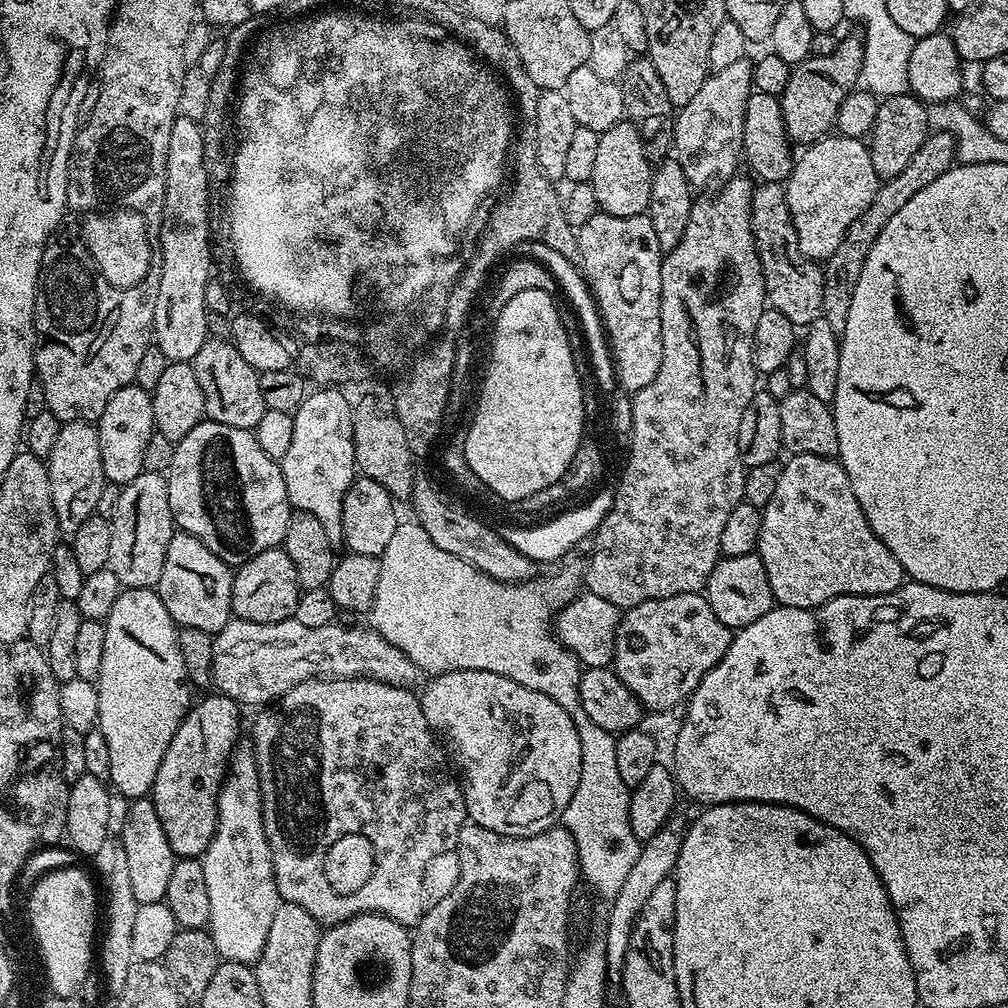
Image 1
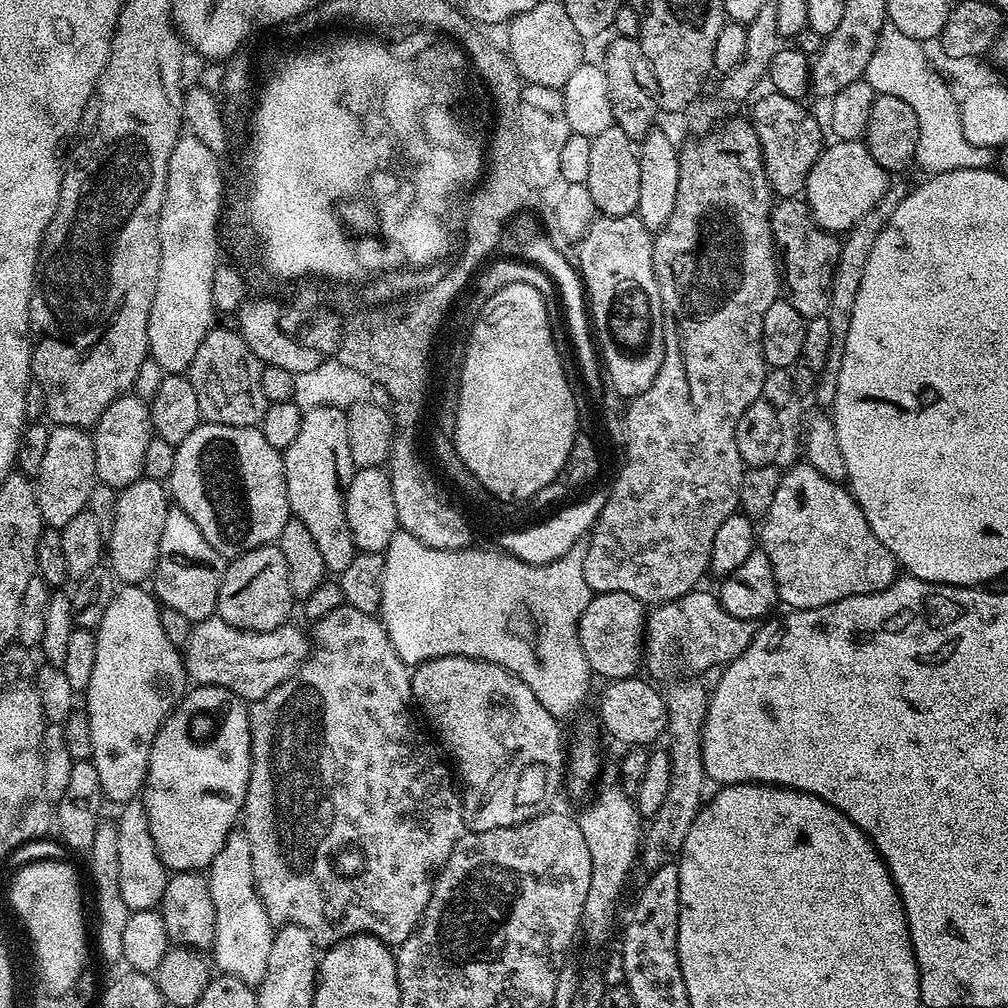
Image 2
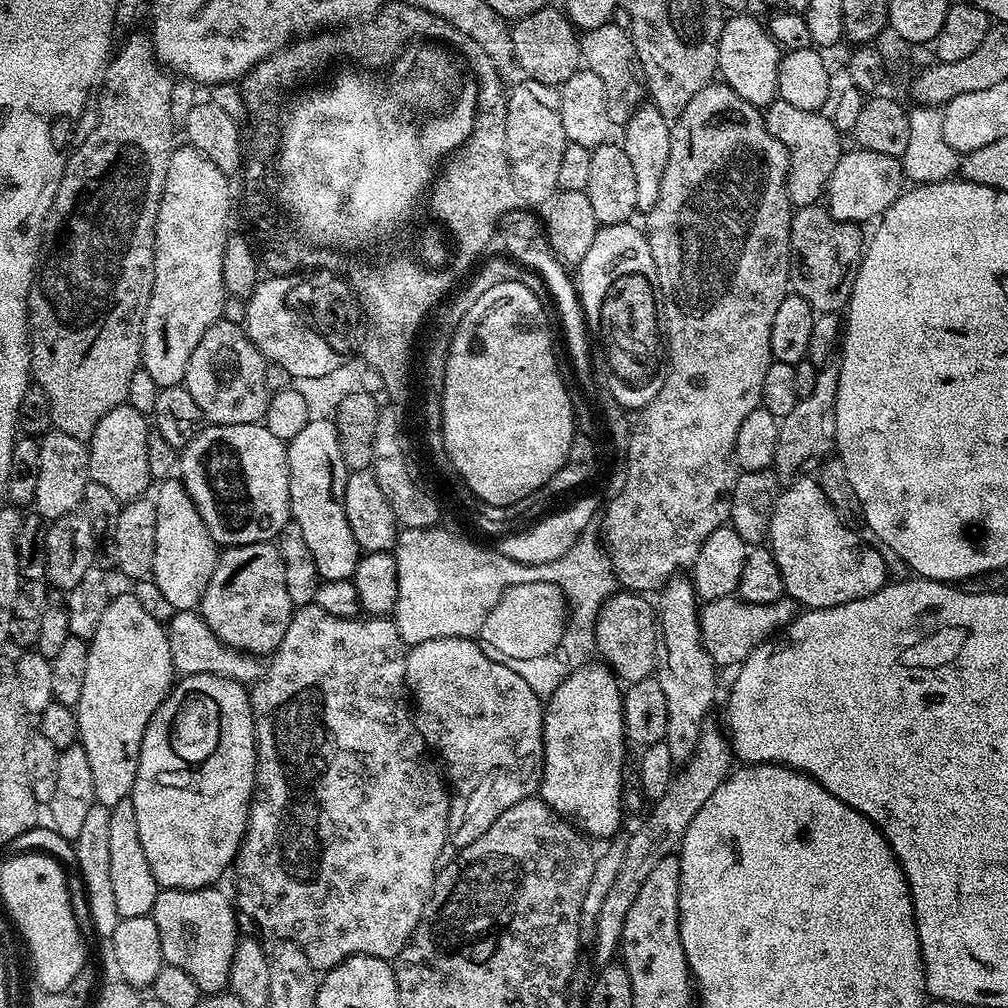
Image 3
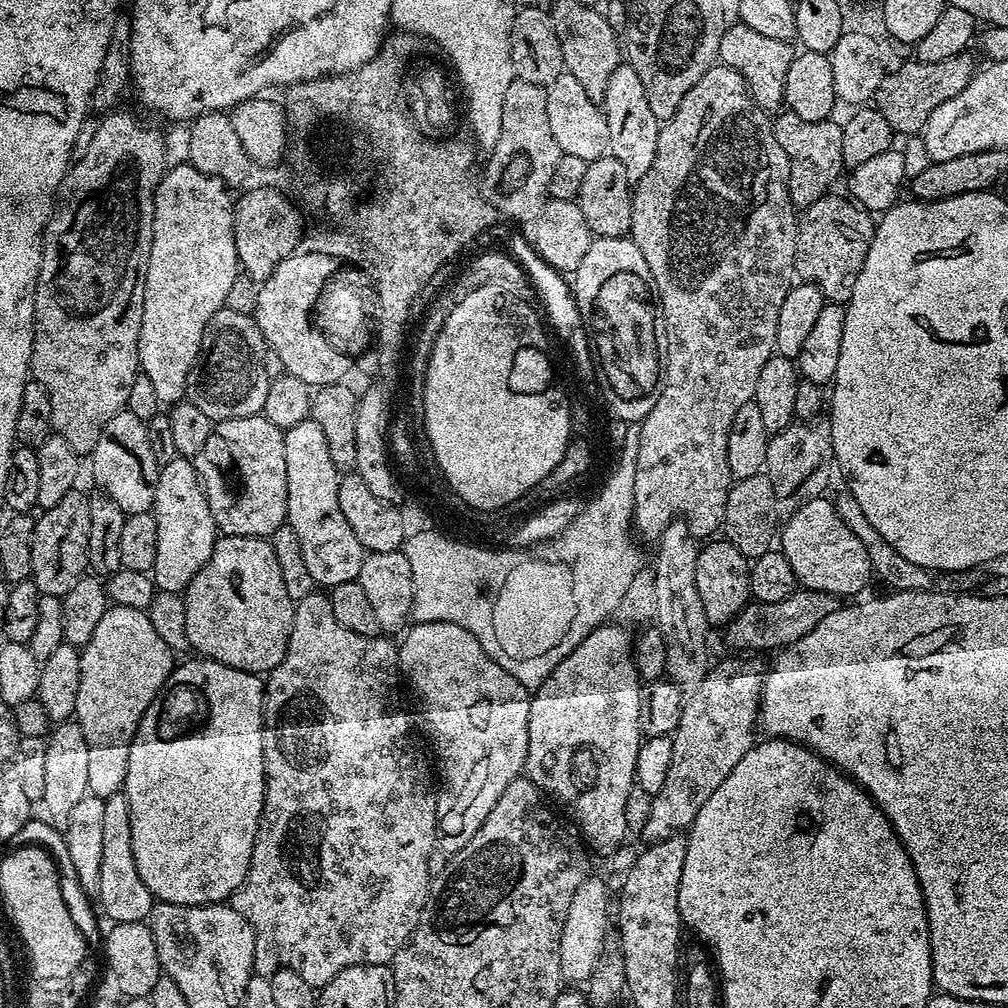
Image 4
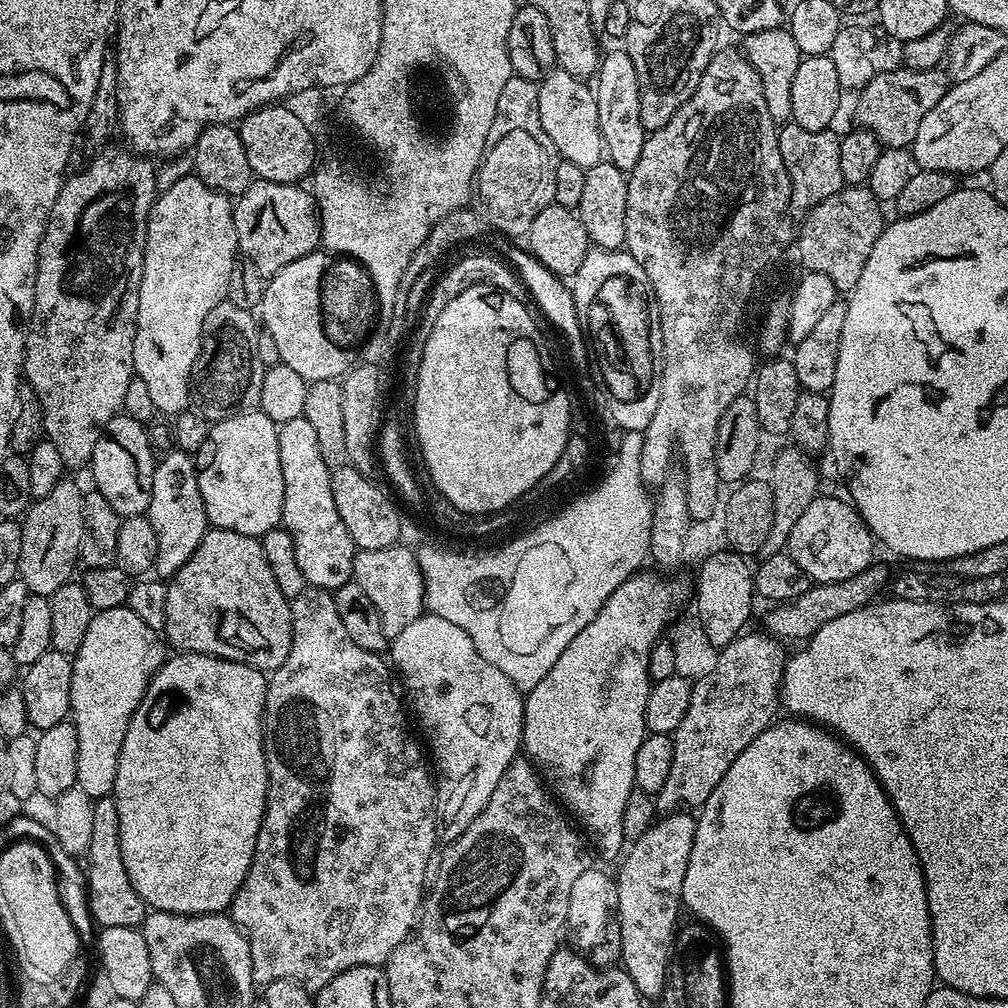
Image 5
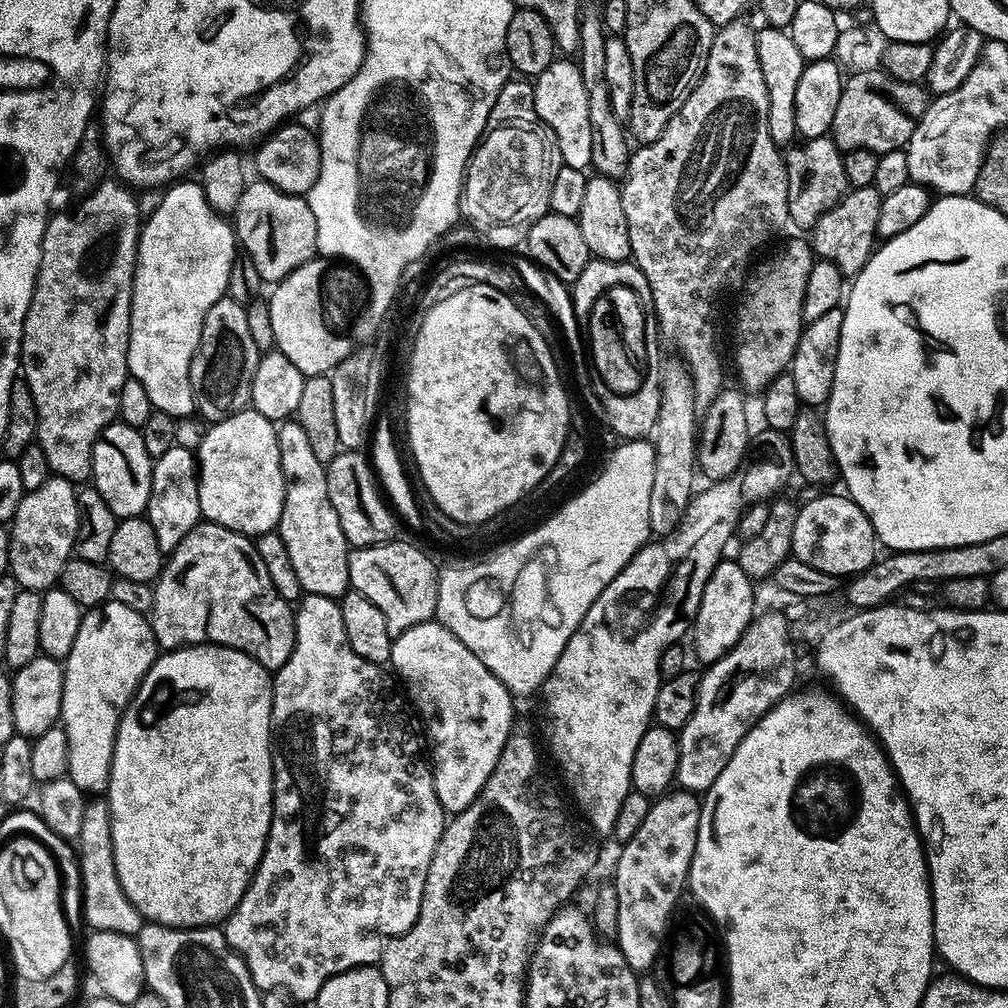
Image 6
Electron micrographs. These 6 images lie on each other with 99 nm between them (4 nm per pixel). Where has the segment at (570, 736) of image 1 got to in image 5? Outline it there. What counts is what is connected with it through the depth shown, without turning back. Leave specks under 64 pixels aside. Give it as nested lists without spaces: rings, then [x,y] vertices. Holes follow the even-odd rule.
[[[421,614],[414,622],[410,622],[410,626],[406,626],[406,630],[402,630],[402,634],[398,634],[391,641],[390,660],[399,679],[400,676],[404,679],[404,684],[408,687],[408,696],[412,699],[412,704],[416,707],[416,712],[420,715],[420,720],[424,723],[429,738],[432,739],[433,753],[431,752],[431,755],[434,760],[434,755],[436,755],[436,760],[440,763],[440,776],[438,772],[438,820],[442,825],[443,839],[445,836],[445,841],[455,841],[468,829],[470,822],[474,822],[474,818],[478,818],[478,814],[486,806],[486,802],[490,802],[490,794],[494,794],[494,786],[498,786],[502,774],[506,774],[506,770],[512,765],[512,761],[517,759],[518,753],[521,751],[524,734],[524,696],[521,689],[512,684],[510,678],[506,678],[506,674],[502,674],[502,670],[498,670],[498,666],[490,666],[490,662],[486,662],[486,658],[482,658],[482,654],[478,654],[474,642],[470,642],[466,630],[458,630],[458,626],[454,626],[454,622],[446,622],[446,618]]]

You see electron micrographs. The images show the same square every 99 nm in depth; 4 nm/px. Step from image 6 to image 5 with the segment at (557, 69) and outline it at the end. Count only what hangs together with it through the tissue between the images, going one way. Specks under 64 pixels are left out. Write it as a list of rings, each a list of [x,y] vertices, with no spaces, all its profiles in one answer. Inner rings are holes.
[[[559,70],[549,72],[538,84],[538,114],[542,118],[542,130],[554,142],[557,157],[587,170],[601,163],[606,149],[604,135],[600,133],[595,91],[584,84],[587,83],[579,76]]]

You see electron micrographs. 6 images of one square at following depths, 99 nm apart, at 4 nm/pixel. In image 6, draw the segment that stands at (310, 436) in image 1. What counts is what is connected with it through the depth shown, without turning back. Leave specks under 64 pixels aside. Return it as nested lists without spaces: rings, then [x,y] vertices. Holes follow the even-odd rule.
[[[284,422],[279,425],[278,446],[284,478],[287,481],[278,531],[282,542],[286,542],[286,554],[290,554],[290,566],[294,566],[294,574],[298,574],[298,582],[305,593],[313,592],[339,598],[350,588],[348,579],[350,545],[346,534],[342,534],[342,526],[338,526],[338,514],[334,514],[334,506],[330,506],[330,494],[326,490],[326,465],[318,462],[314,450],[310,450],[306,430],[302,430],[298,422]]]

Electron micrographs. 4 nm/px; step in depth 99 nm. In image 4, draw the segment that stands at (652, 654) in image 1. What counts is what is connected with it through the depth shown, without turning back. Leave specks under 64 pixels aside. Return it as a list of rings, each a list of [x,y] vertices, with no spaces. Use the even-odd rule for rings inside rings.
[[[812,588],[797,590],[790,594],[790,598],[782,598],[782,602],[749,602],[734,619],[728,621],[728,640],[736,648],[754,648],[758,652],[764,652],[767,648],[783,650],[789,644],[796,644],[798,638],[810,634],[810,630],[814,630],[814,626],[818,626],[822,618],[834,614],[834,610],[841,606],[841,601],[829,592],[816,592]]]

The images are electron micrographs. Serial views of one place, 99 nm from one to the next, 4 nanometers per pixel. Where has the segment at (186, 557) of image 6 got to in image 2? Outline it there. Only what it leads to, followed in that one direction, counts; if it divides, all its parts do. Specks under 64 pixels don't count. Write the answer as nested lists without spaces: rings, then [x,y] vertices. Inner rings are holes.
[[[275,543],[263,544],[235,557],[225,567],[222,590],[218,590],[215,615],[244,632],[273,632],[289,623],[294,597],[286,570],[286,558]]]

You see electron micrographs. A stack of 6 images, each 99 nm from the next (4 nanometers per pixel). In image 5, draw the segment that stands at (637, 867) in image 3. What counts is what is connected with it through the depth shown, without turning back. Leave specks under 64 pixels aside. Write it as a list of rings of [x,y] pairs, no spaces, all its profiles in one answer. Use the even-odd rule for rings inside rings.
[[[763,631],[750,632],[723,645],[716,657],[714,670],[695,681],[690,710],[686,710],[686,718],[682,718],[672,736],[674,762],[670,762],[666,786],[662,786],[662,790],[655,793],[657,813],[667,814],[692,806],[688,804],[703,806],[710,794],[714,794],[714,786],[722,782],[726,770],[730,770],[734,758],[738,758],[738,754],[742,754],[742,750],[746,750],[746,746],[750,746],[750,742],[754,742],[754,738],[758,738],[758,734],[765,732],[769,724],[777,719],[776,704],[778,708],[784,682],[785,645],[775,636],[767,635]]]

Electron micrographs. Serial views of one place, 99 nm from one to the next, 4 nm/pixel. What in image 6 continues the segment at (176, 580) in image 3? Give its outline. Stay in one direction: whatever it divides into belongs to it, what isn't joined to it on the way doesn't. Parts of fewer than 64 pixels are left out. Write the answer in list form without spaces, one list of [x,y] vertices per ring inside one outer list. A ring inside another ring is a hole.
[[[171,448],[166,454],[155,457],[152,465],[152,485],[148,499],[146,519],[158,534],[158,546],[170,554],[180,545],[182,538],[190,534],[195,524],[201,523],[198,502],[198,460],[193,452],[185,448]]]

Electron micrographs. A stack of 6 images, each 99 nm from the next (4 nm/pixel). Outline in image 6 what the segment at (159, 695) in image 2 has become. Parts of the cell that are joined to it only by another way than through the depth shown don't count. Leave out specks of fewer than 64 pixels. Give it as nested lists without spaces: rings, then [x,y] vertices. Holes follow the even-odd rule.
[[[114,599],[85,611],[78,626],[78,638],[74,638],[74,646],[62,664],[64,685],[60,707],[60,720],[68,739],[66,776],[81,792],[100,794],[107,789],[120,715],[157,655],[156,636],[145,613],[130,610],[130,606],[122,606]]]

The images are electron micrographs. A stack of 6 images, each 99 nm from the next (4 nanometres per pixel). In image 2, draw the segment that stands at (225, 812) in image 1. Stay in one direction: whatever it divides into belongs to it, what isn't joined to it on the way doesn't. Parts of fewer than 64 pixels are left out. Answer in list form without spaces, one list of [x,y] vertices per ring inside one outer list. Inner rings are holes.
[[[233,830],[228,840],[218,850],[207,869],[208,889],[214,902],[216,936],[210,949],[211,959],[225,976],[242,978],[242,982],[258,986],[266,978],[266,965],[270,959],[270,946],[274,925],[262,906],[262,898],[256,893],[254,866],[250,858],[250,842],[242,830]]]

